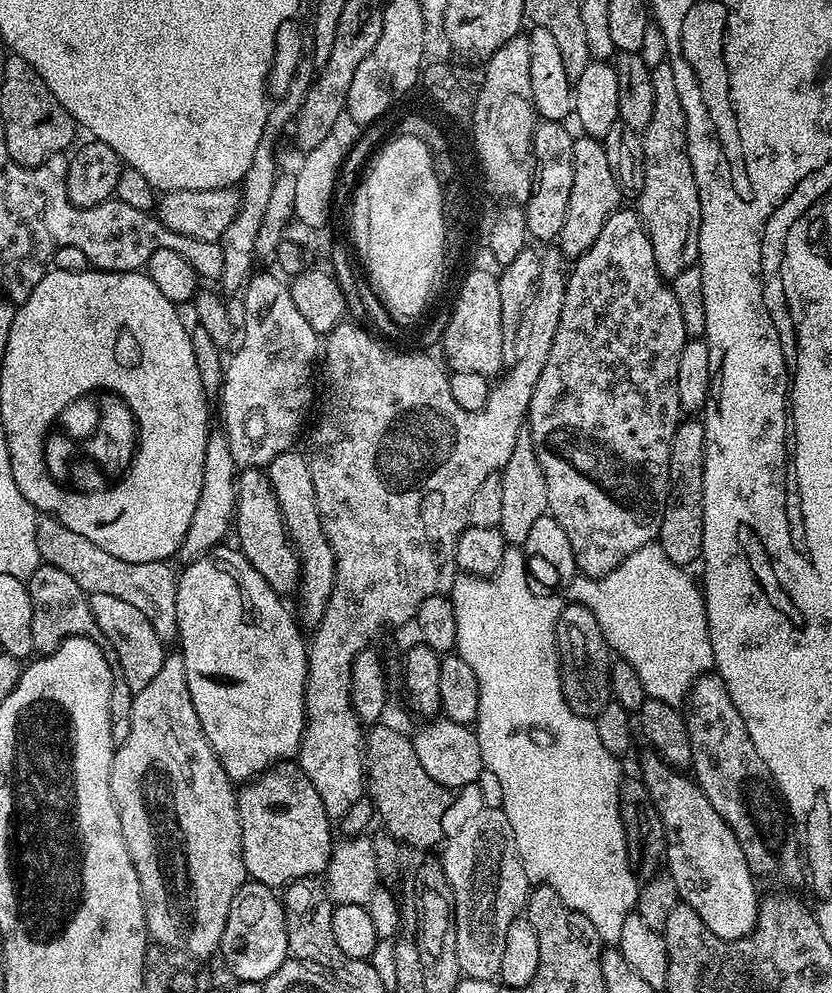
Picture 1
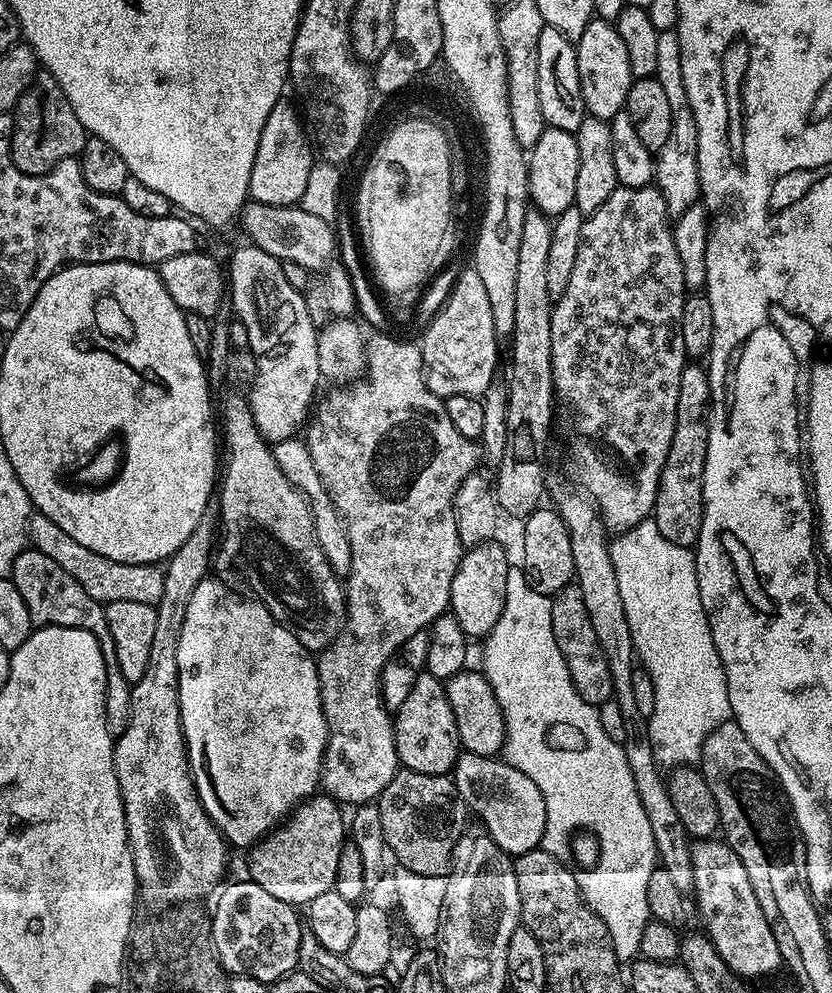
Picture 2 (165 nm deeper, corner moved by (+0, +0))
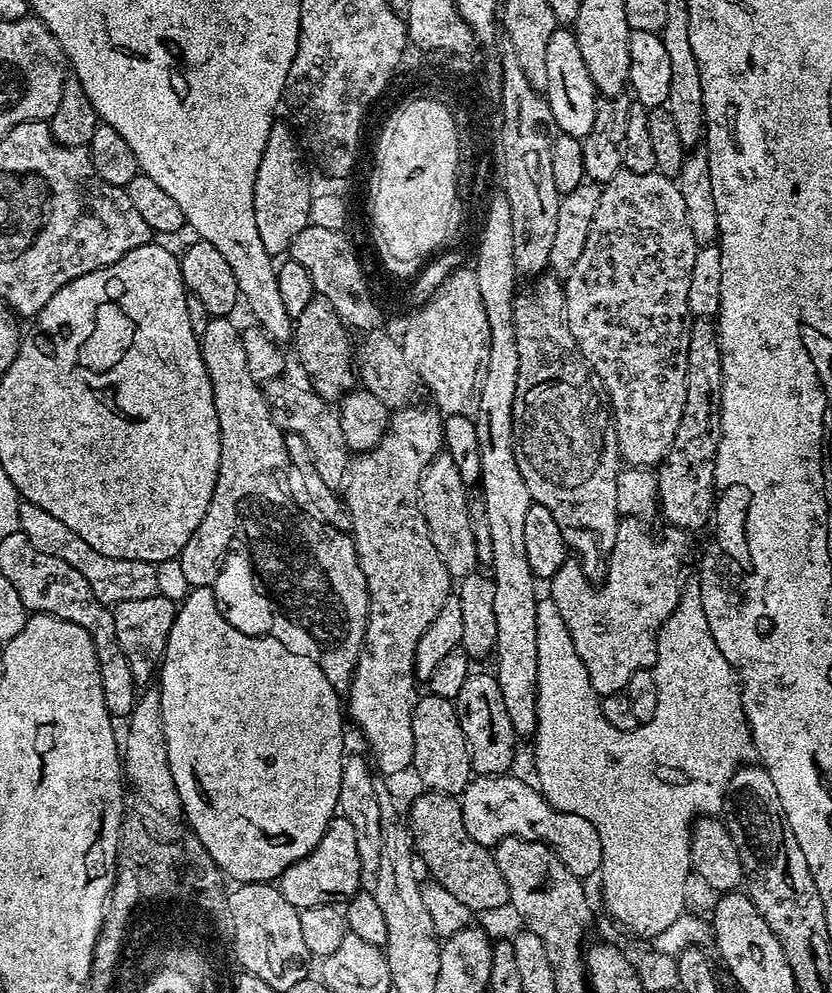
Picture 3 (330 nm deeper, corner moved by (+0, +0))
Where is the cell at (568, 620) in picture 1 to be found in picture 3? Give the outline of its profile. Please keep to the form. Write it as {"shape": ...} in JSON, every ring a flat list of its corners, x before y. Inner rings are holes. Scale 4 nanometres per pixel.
{"shape":[[621,519,618,534,614,542,614,550,608,556,608,573,603,583,597,586,586,578,575,559,568,559,554,574,550,581,550,599,558,606,558,614,570,630,570,638,574,642,574,650,578,650,578,658,582,658,582,666,586,666,586,674,590,674,590,686,597,696,603,698,615,692,623,692,628,687,630,678,638,674,638,670,652,670,656,666,656,643,661,626,674,614,684,590,684,555,688,548,684,545,685,537,679,528,669,527,665,536,651,536,644,532,639,519]]}

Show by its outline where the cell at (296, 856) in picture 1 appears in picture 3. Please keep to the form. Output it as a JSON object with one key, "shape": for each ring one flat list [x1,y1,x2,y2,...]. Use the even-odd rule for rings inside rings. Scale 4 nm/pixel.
{"shape":[[335,815,322,834,322,842,310,850,306,858,294,862,280,875,278,887,282,898,295,908,309,908,319,904,336,904,347,901,361,891,362,873,358,862,358,838,354,826,342,815]]}

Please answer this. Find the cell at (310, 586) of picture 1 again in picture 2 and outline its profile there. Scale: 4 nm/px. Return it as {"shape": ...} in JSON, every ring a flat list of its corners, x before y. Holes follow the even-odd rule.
{"shape":[[303,439,278,440,271,445,274,462,278,462,278,470,286,474,286,478,308,499,310,514,314,518,314,534,318,538,318,546,322,546,322,554,336,572,336,575,347,577,352,555,350,554,350,538,348,526,338,514,326,486,322,486,322,478,318,478,318,470,314,467,314,458,310,458,310,450]]}

